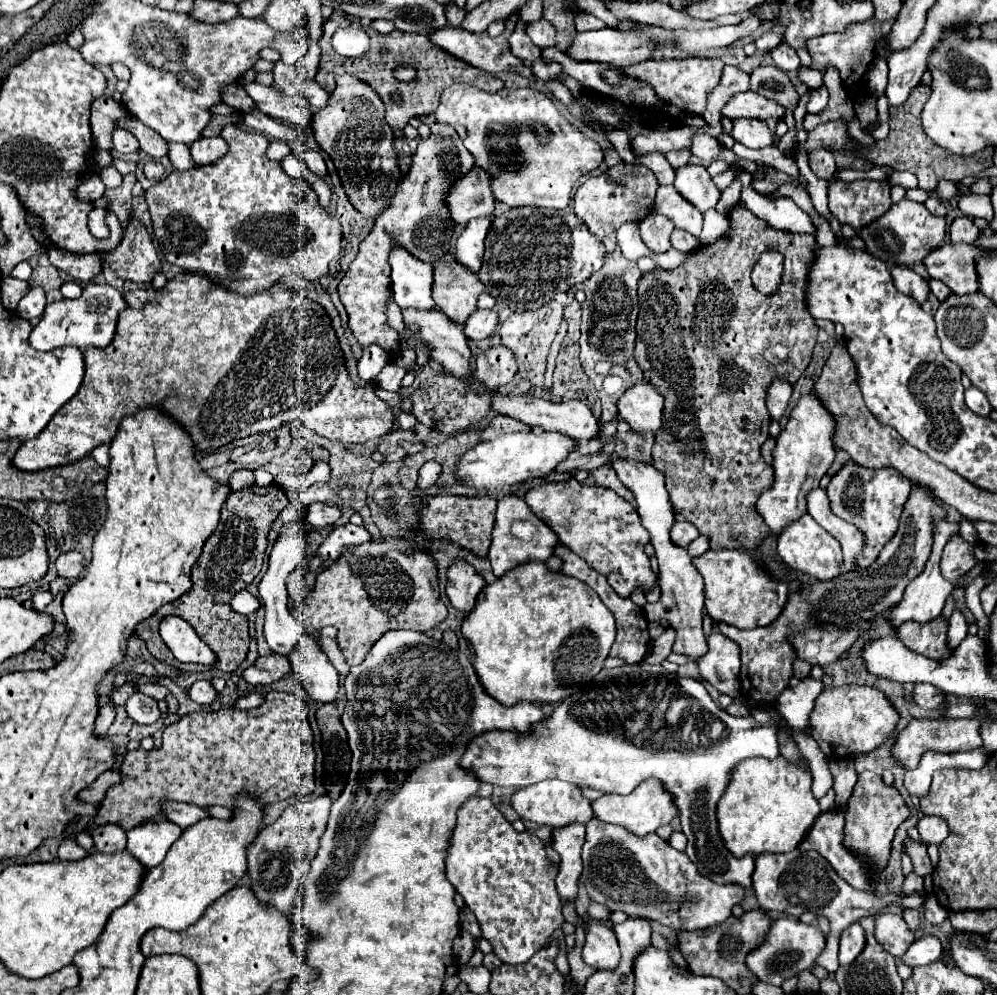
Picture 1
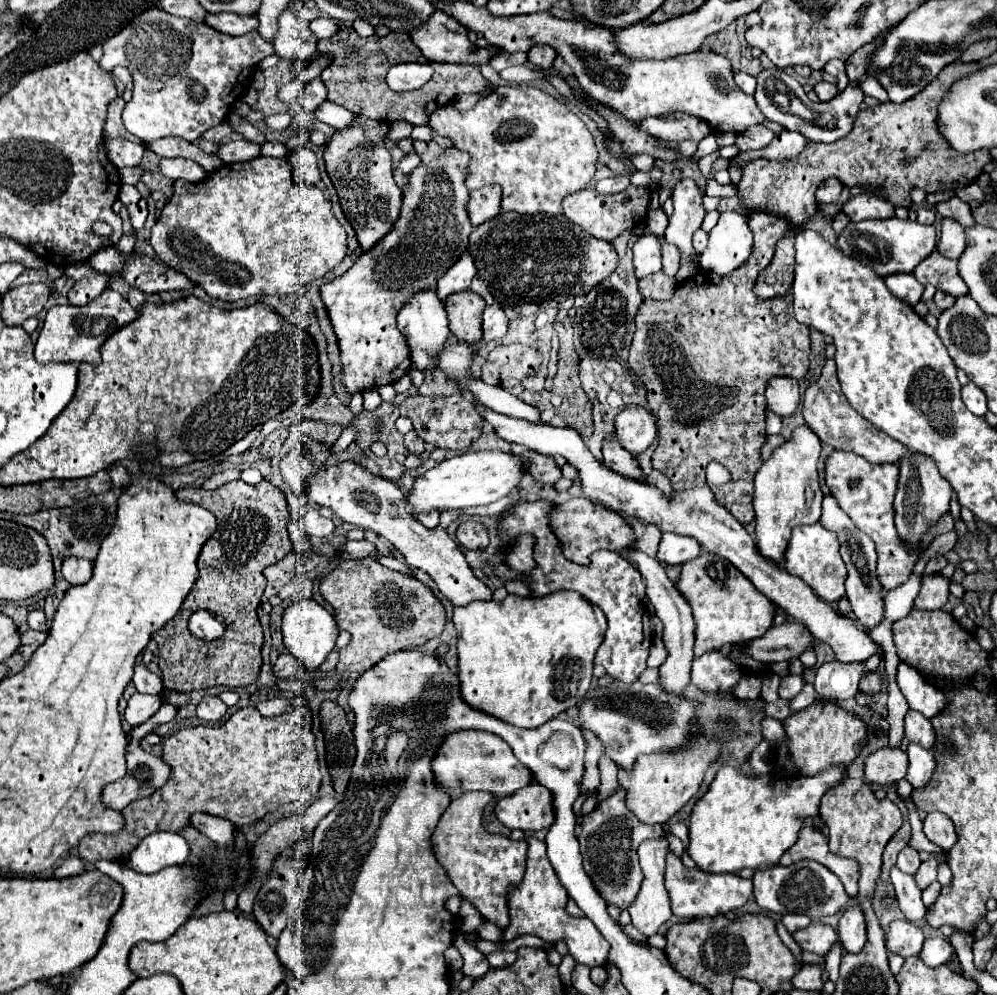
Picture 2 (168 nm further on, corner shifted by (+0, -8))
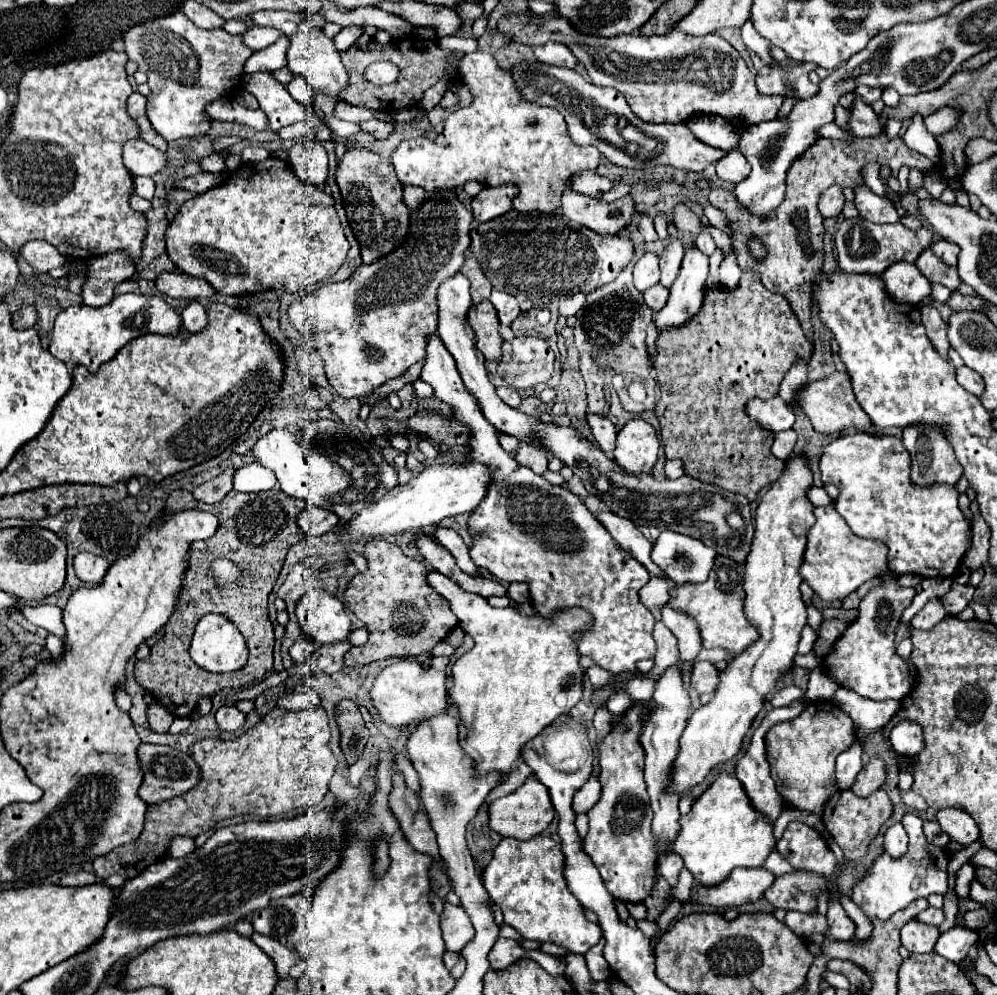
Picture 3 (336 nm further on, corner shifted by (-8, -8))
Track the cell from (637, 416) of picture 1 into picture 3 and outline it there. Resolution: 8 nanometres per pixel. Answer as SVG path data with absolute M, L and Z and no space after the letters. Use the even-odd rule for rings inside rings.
M635 418L627 422L617 434L617 448L613 456L615 462L629 474L649 474L657 462L659 446L657 430L649 422Z

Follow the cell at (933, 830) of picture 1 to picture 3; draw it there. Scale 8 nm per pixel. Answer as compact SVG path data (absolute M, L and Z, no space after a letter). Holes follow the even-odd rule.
M959 808L939 810L937 824L953 842L961 844L963 848L971 846L979 838L979 828L975 820L965 810L959 810Z

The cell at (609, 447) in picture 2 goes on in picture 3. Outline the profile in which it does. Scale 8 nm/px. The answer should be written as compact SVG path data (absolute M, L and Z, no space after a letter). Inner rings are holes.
M593 414L587 416L587 422L589 422L589 428L591 428L591 432L593 432L595 440L597 440L597 446L599 446L605 454L611 454L611 452L615 450L617 428L615 428L609 420L605 420L605 418L601 418L601 416L593 416Z

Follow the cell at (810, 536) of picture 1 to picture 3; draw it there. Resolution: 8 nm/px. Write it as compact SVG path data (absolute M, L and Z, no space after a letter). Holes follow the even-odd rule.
M835 506L815 508L817 522L807 534L807 548L803 564L799 568L801 578L821 596L821 600L835 602L855 592L861 584L871 580L875 572L887 570L887 548L877 540L865 540L851 532L843 516L835 512Z

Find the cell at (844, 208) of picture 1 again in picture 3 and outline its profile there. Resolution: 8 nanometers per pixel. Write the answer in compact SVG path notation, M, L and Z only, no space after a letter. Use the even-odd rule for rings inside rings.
M855 188L855 206L859 210L859 216L871 222L899 222L899 214L895 206L883 198L873 194L869 188Z

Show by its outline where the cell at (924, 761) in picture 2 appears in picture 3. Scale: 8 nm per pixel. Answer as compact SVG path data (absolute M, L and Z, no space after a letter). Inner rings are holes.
M899 720L889 738L899 754L913 756L923 750L923 728L919 728L919 724L915 724L913 720Z

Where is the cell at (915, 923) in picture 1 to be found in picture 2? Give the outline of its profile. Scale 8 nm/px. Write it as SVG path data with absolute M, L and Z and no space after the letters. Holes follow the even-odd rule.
M891 866L891 882L895 886L897 902L901 912L909 922L917 922L925 916L925 904L921 900L921 888L915 882L915 876L909 876L905 872L899 872L899 868Z

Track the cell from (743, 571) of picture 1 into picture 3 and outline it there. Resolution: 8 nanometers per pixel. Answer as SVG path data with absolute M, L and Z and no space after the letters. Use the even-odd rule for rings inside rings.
M717 556L715 568L711 568L709 580L705 580L703 584L675 586L671 590L669 606L691 614L697 620L703 648L717 648L719 646L719 648L725 648L733 654L739 654L747 646L751 646L751 642L755 642L759 638L759 630L747 620L747 616L743 612L743 600L745 600L743 564L737 564L737 562L723 558L723 556Z

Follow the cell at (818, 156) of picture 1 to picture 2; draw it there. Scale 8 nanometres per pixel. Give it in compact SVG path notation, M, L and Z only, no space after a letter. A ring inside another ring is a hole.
M827 178L817 190L817 202L819 204L831 204L831 202L835 202L839 198L841 190L843 190L843 186L839 184L839 180Z

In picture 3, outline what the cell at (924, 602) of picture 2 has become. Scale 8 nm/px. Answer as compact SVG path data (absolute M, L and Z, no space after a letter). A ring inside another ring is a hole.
M939 598L929 600L911 620L911 626L917 630L931 630L935 624L939 624L947 616L947 610Z

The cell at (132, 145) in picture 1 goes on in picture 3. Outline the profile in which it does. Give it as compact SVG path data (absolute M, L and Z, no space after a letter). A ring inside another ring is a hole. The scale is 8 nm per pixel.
M127 140L123 146L123 162L133 176L153 176L165 168L167 156L145 140Z

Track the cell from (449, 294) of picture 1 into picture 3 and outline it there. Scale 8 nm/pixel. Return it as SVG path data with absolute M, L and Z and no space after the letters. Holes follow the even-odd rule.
M483 300L479 304L471 306L471 312L467 312L467 322L471 324L475 338L477 338L477 348L487 360L499 360L501 358L501 344L503 338L499 336L499 320L493 304L489 300Z

